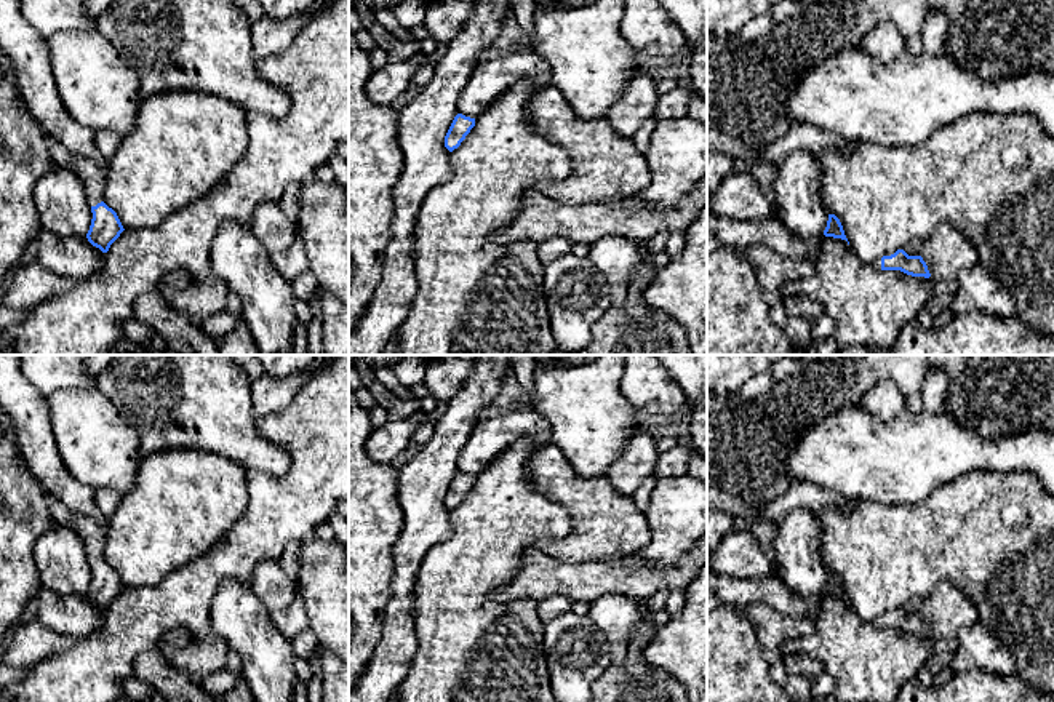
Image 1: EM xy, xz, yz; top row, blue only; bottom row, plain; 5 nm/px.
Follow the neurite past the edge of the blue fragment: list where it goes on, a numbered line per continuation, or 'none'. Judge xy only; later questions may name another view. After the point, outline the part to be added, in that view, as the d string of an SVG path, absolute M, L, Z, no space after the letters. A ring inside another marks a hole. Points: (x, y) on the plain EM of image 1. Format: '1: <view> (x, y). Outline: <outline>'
1: xy (93, 534). Outline: M45 493L45 502L56 525L69 526L82 537L88 563L96 564L101 561L106 545L106 529L93 518L66 507L48 493Z

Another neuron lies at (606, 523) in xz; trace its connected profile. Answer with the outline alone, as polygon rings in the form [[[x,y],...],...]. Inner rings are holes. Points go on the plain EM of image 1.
[[[555,445],[542,446],[533,454],[528,475],[539,494],[561,504],[573,518],[571,532],[560,540],[539,540],[534,547],[539,552],[557,560],[582,563],[625,558],[649,544],[648,517],[637,509],[633,497],[621,494],[606,477],[587,478],[579,475]]]

